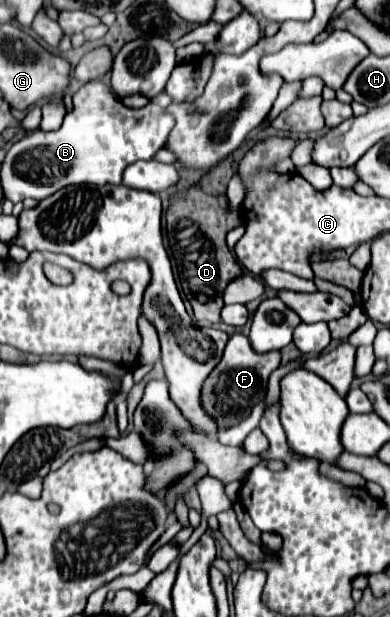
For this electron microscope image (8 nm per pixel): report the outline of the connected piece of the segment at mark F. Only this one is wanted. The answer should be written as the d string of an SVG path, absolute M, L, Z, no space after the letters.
M240 333L230 337L230 341L224 349L222 361L210 373L210 377L206 379L204 389L202 389L202 405L218 421L220 429L238 425L238 421L242 421L250 415L254 405L258 405L264 399L268 379L270 379L272 371L276 371L280 367L280 363L282 363L282 355L278 351L260 355L252 349L248 337L244 337Z

